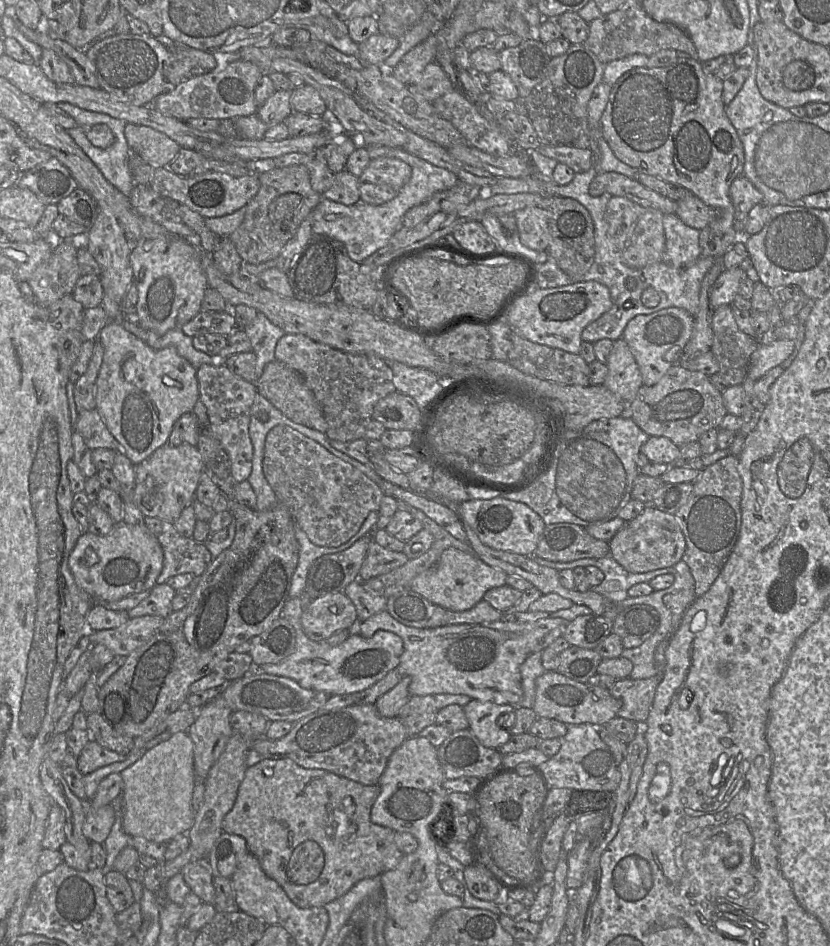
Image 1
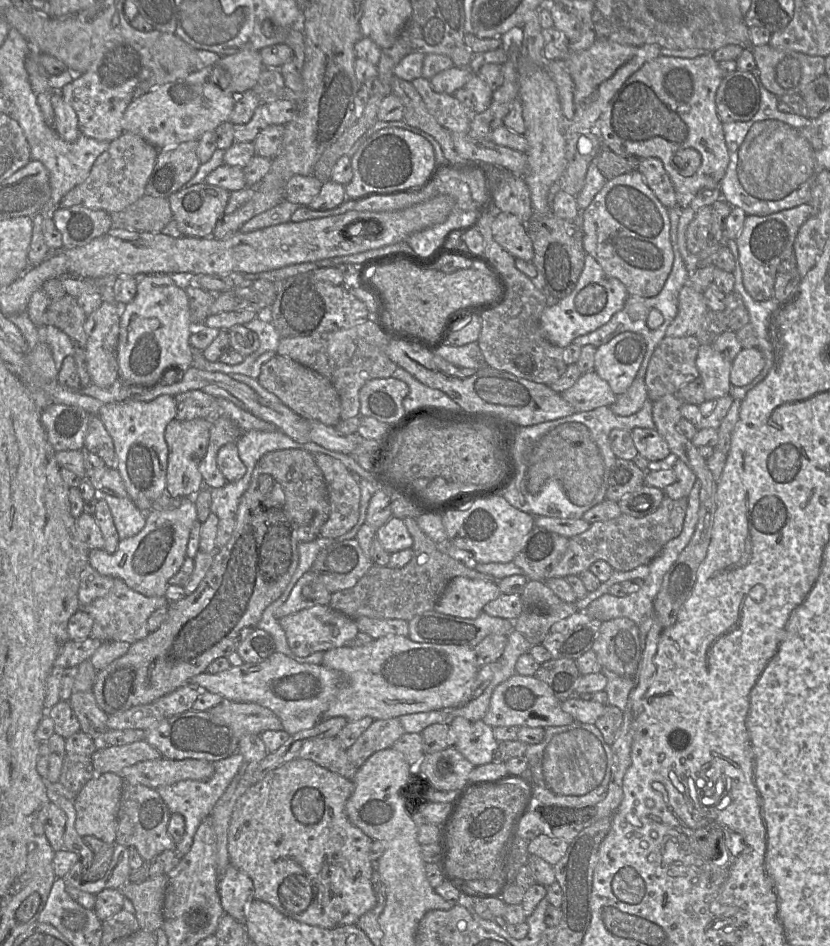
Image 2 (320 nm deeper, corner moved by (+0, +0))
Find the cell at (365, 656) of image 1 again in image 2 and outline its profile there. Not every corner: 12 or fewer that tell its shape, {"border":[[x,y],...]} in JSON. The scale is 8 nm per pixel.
{"border":[[276,651],[189,682],[253,702],[293,735],[322,721],[340,676]]}

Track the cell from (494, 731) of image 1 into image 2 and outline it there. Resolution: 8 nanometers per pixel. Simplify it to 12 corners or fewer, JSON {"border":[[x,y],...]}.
{"border":[[456,716],[454,746],[474,767],[493,760],[499,741],[482,720]]}

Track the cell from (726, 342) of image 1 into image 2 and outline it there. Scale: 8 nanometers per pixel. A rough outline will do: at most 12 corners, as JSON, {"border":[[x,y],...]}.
{"border":[[700,345],[696,367],[705,399],[729,394],[732,362]]}

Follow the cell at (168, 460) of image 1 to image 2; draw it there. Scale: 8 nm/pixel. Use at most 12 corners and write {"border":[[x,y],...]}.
{"border":[[211,423],[167,425],[165,493],[194,497],[205,487],[199,466]]}

